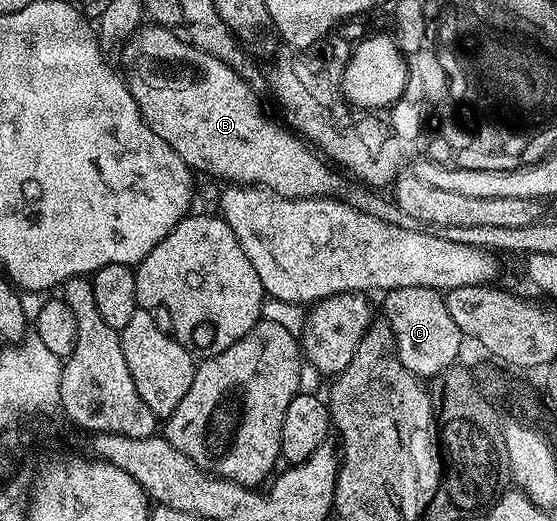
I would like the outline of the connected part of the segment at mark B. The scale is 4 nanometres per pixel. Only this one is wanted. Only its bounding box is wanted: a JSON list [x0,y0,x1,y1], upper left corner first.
[121,23,409,224]

